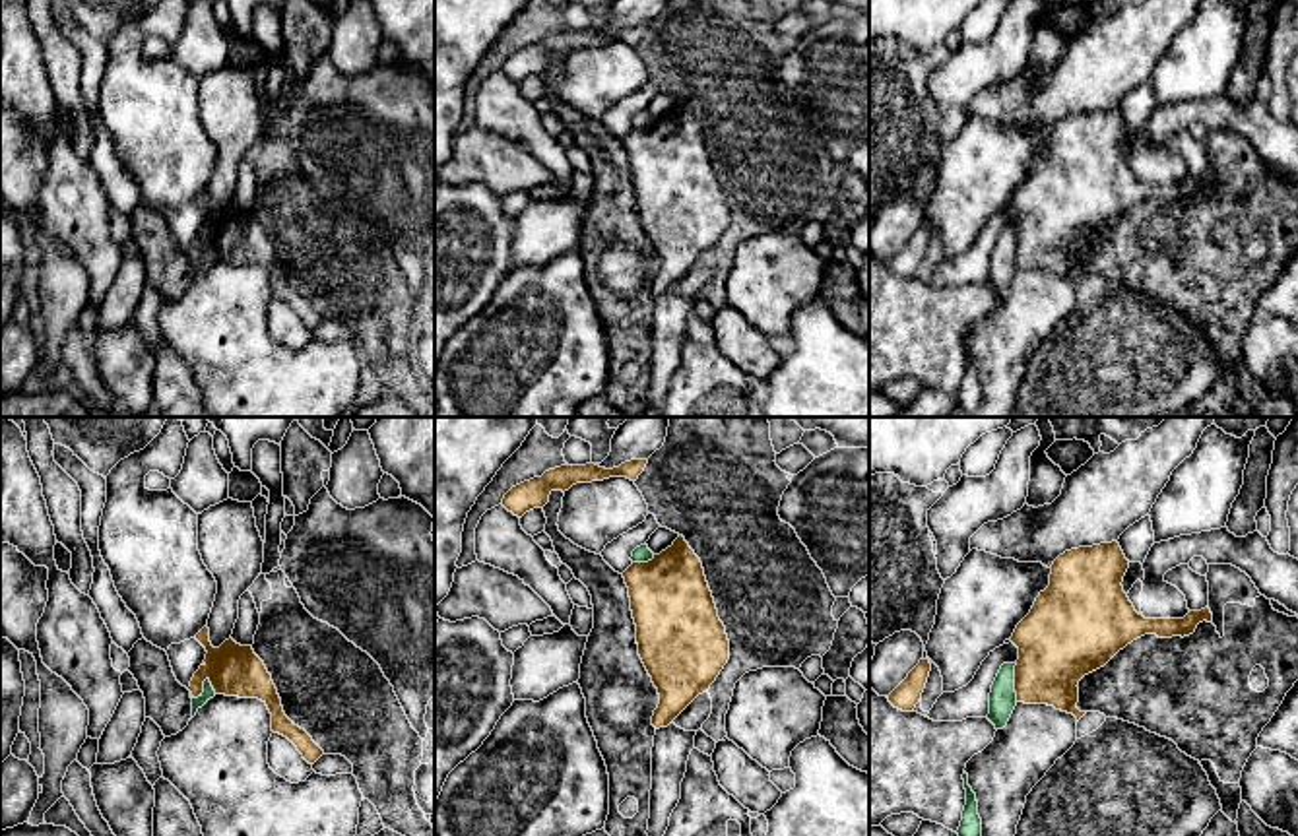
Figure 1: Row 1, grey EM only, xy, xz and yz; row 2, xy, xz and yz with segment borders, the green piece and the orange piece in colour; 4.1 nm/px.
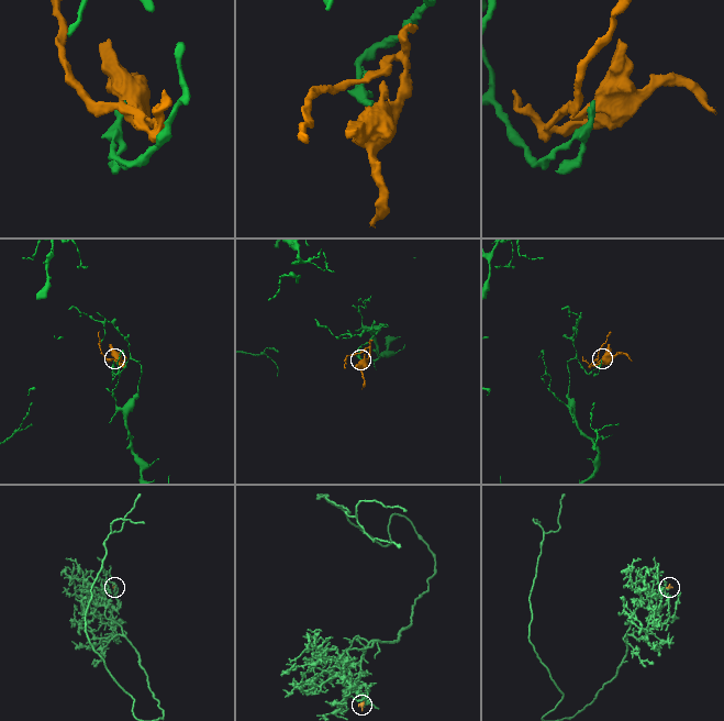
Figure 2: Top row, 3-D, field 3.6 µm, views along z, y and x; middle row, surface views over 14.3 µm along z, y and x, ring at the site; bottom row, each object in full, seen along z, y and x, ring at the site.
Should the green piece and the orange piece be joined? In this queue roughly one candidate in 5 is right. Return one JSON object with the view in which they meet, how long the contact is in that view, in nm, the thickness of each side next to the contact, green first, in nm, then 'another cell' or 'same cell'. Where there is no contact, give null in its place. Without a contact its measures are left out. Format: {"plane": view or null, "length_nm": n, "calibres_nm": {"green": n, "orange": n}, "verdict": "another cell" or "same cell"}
{"plane": "xy", "length_nm": 110, "calibres_nm": {"green": 50, "orange": 220}, "verdict": "another cell"}

